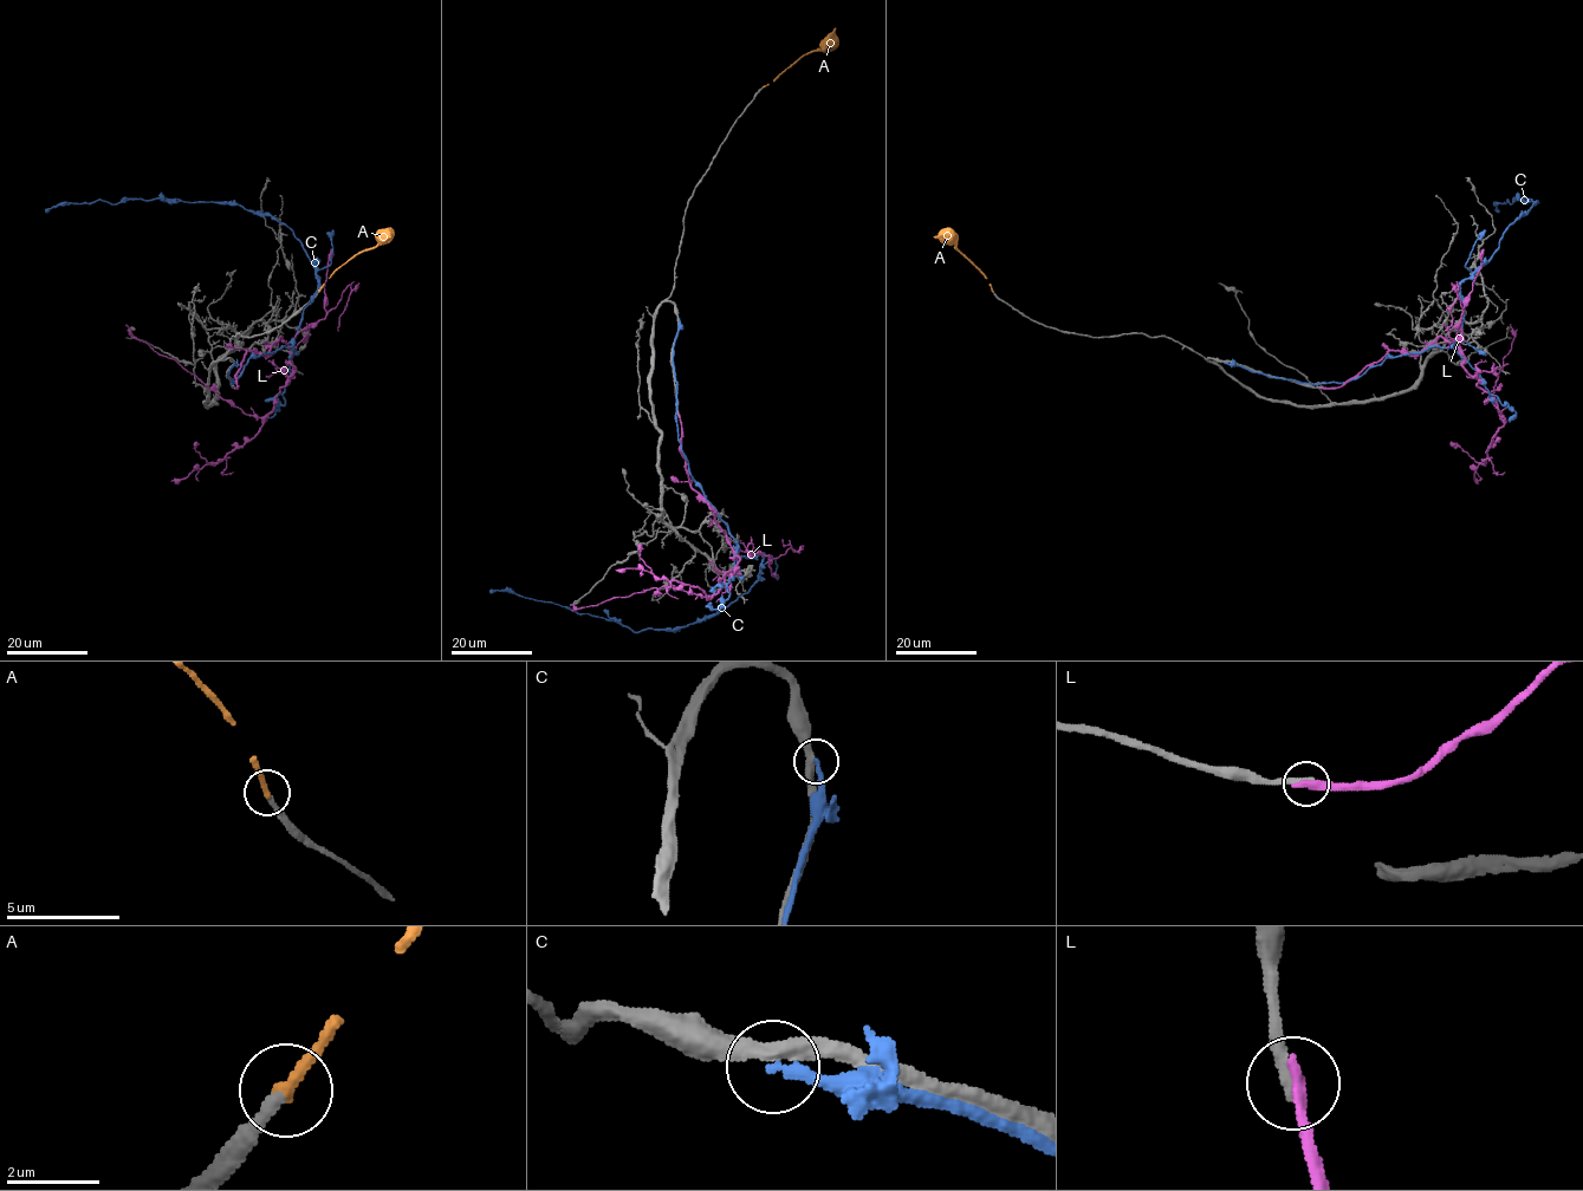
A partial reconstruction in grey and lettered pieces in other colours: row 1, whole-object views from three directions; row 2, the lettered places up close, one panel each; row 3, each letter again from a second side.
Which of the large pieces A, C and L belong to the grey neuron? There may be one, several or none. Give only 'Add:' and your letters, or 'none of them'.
Add: A

